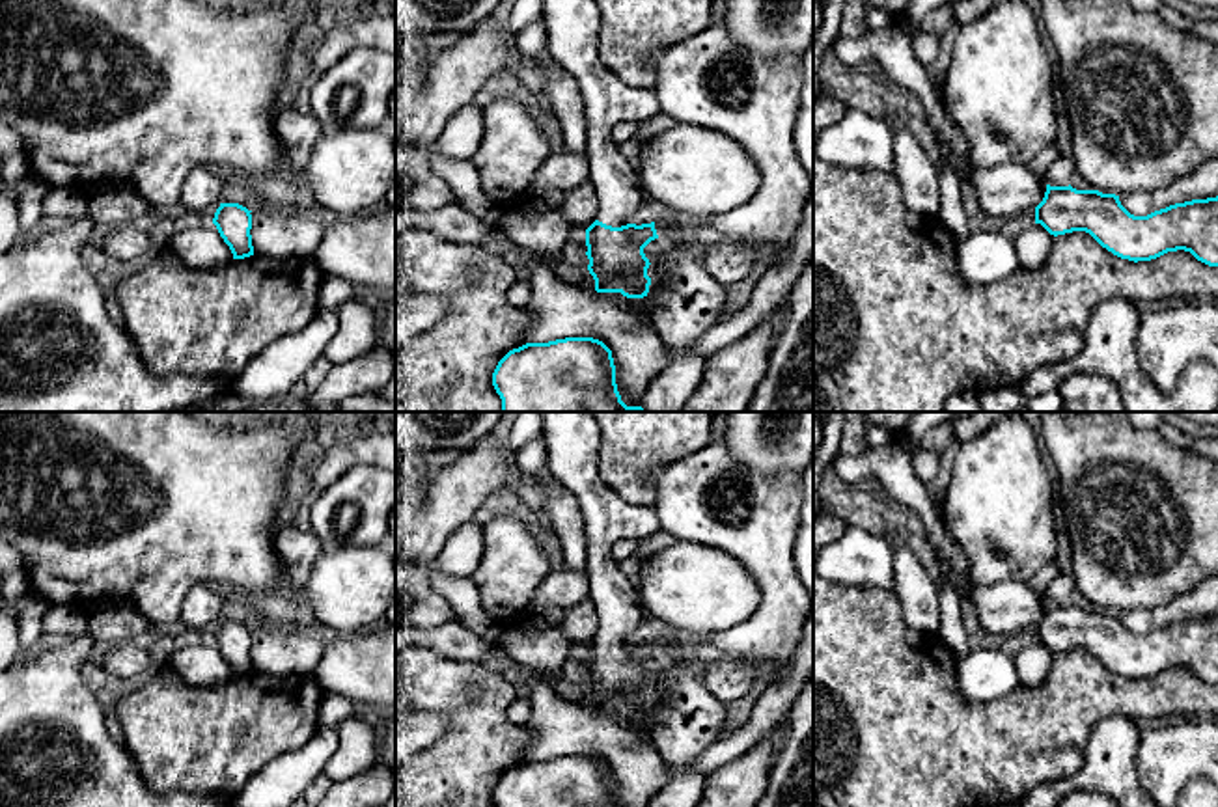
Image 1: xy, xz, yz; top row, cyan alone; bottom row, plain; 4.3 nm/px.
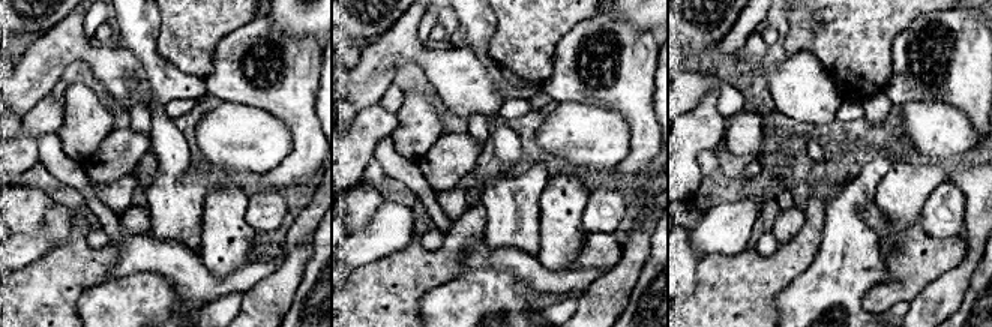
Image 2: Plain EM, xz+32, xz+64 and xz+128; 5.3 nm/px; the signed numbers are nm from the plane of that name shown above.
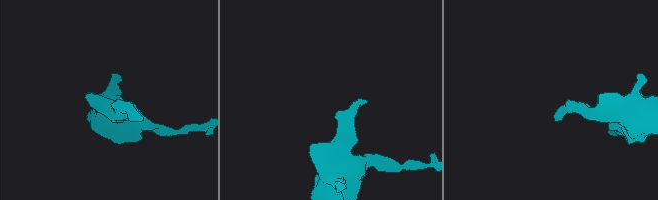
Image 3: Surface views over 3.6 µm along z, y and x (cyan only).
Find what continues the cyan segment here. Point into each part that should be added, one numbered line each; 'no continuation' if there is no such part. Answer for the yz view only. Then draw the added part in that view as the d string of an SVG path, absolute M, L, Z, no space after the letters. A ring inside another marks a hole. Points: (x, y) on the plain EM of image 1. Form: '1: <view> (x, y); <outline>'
1: yz (1006, 608); M957 578L955 583L964 608L972 608L979 626L996 639L1035 628L1046 609L1046 598L1035 595L1028 583L979 587Z

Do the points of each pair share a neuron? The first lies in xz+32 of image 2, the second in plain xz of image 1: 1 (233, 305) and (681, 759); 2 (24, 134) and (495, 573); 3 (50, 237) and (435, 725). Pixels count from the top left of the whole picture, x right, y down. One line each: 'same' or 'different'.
1: same
2: different
3: same

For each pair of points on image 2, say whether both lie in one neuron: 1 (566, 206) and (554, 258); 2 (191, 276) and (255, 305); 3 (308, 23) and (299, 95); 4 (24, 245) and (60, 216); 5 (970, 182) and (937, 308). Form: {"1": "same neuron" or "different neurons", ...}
{"1": "same neuron", "2": "different neurons", "3": "different neurons", "4": "same neuron", "5": "same neuron"}

